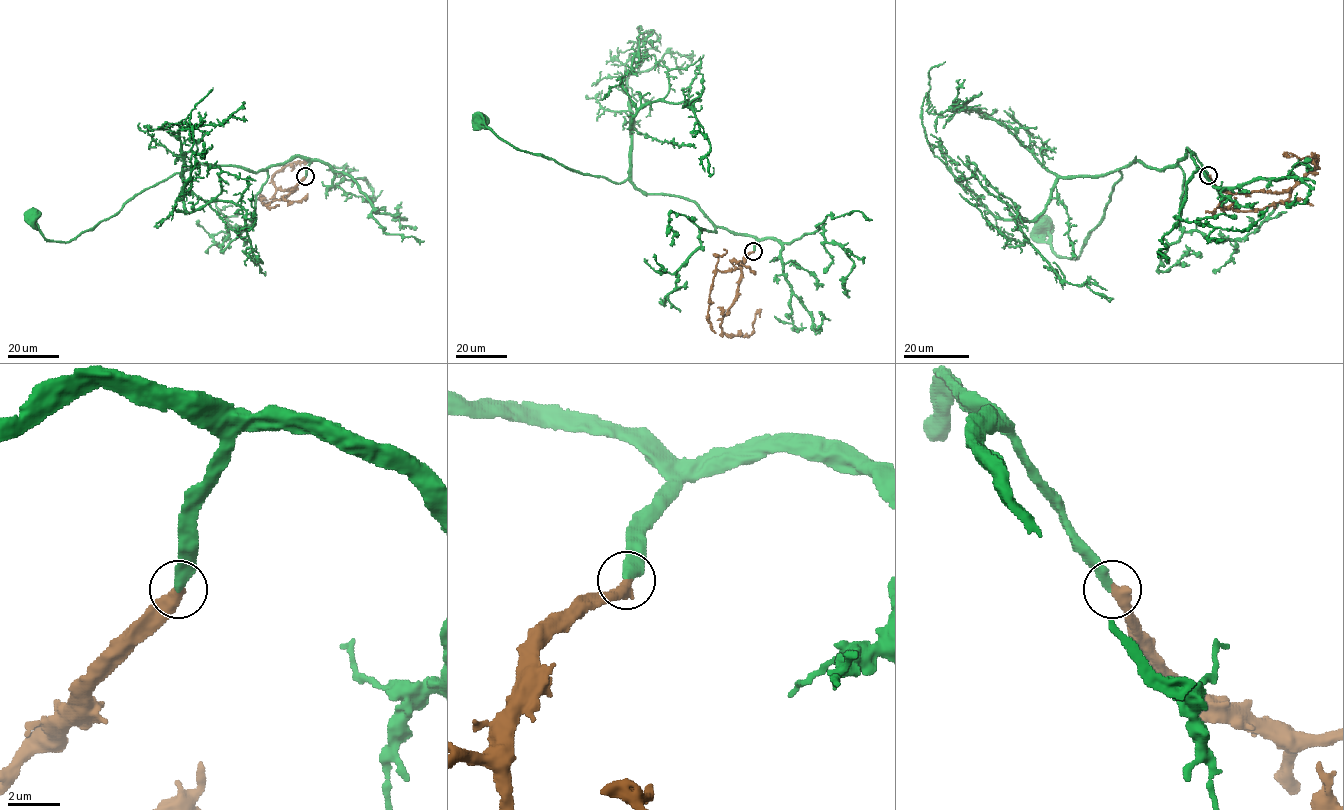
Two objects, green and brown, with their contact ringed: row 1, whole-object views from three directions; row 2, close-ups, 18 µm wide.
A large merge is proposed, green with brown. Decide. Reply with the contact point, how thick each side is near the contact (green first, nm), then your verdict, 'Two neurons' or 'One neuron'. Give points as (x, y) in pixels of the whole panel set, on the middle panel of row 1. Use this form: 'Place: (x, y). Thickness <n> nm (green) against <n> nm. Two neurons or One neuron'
Place: (753, 251). Thickness 380 nm (green) against 480 nm. One neuron

